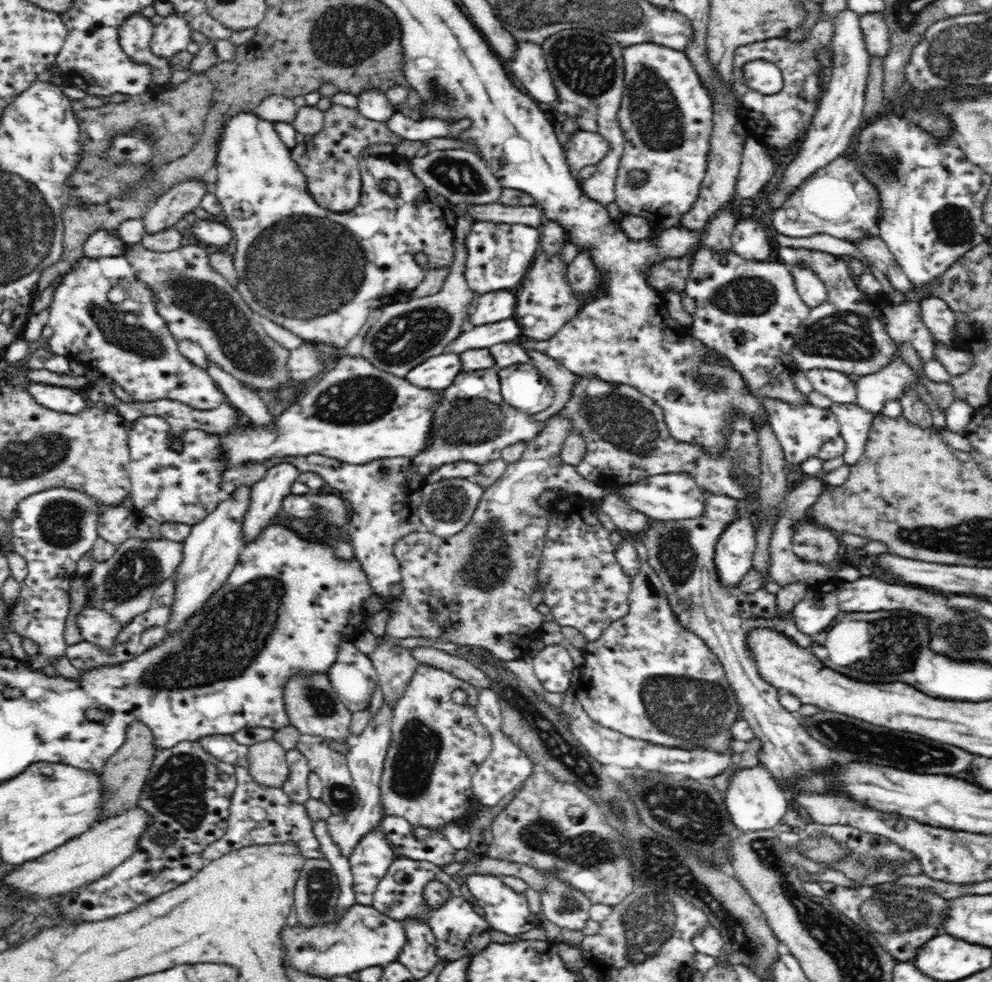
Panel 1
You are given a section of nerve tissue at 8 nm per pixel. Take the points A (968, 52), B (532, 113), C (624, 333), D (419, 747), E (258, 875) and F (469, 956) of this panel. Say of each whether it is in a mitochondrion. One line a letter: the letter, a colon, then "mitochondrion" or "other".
A: mitochondrion
B: other
C: other
D: mitochondrion
E: other
F: other

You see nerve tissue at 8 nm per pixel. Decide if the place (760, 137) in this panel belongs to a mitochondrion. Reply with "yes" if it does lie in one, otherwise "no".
no

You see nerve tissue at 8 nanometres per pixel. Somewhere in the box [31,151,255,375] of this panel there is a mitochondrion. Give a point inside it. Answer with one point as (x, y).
(123, 329)

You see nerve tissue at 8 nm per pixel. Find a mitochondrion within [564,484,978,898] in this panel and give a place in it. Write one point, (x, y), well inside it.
(685, 708)

